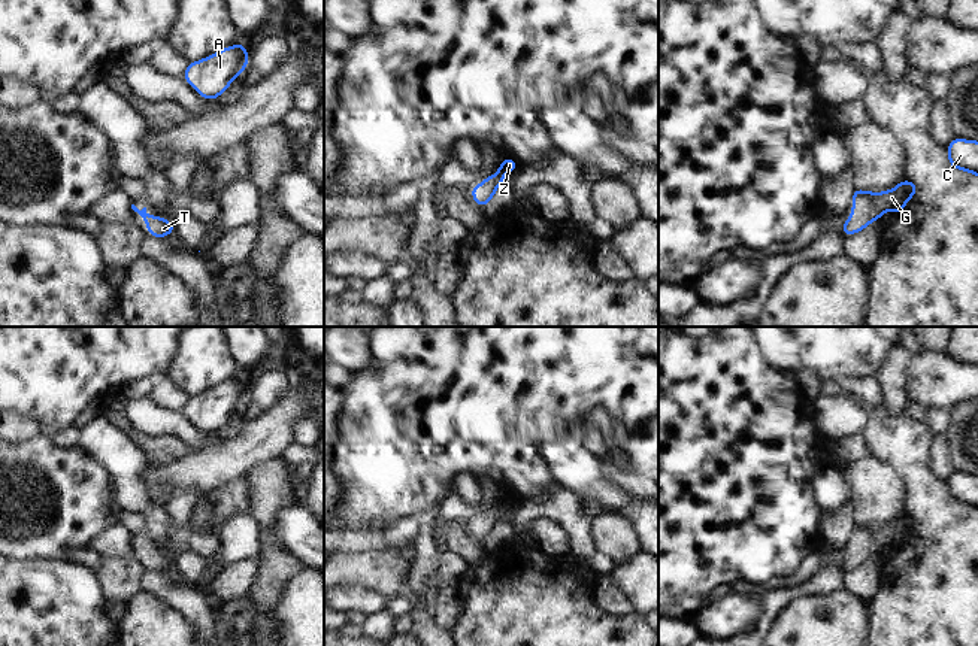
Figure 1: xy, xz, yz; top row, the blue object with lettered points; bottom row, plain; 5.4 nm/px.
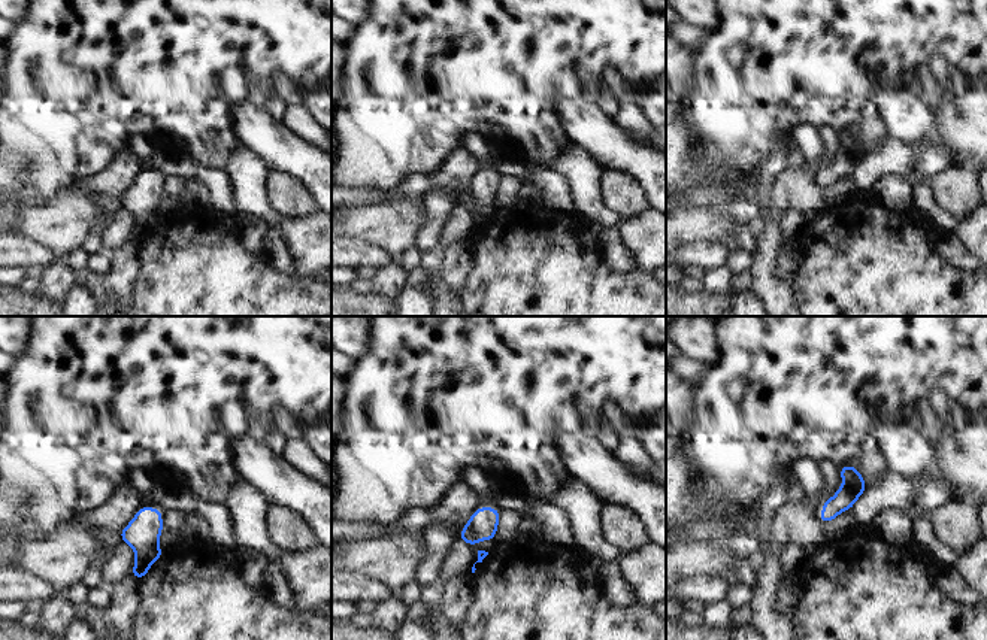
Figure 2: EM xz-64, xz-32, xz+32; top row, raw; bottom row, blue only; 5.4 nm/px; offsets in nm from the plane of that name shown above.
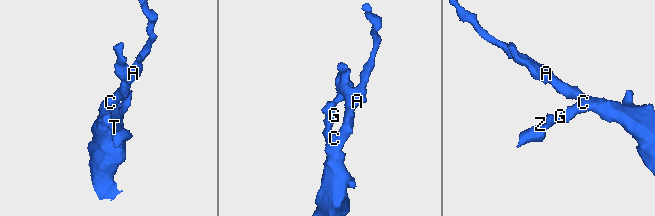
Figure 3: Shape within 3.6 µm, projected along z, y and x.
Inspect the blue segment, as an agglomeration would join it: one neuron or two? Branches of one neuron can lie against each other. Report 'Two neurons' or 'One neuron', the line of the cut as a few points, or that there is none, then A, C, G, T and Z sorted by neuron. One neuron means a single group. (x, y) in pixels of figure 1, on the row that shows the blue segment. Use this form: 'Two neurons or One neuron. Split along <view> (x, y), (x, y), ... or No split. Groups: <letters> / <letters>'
One neuron. No split. Groups: A C G T Z

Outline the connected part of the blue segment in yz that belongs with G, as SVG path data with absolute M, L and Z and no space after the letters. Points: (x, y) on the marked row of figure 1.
M909 181L897 184L896 188L885 192L868 192L854 189L853 213L845 221L842 231L845 236L862 231L872 221L879 219L884 210L900 212L906 201L914 197L917 185Z

